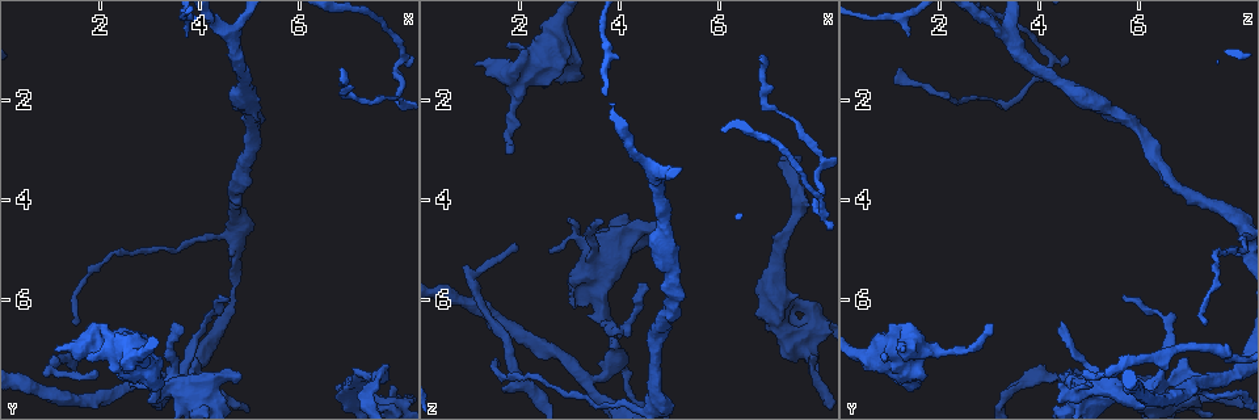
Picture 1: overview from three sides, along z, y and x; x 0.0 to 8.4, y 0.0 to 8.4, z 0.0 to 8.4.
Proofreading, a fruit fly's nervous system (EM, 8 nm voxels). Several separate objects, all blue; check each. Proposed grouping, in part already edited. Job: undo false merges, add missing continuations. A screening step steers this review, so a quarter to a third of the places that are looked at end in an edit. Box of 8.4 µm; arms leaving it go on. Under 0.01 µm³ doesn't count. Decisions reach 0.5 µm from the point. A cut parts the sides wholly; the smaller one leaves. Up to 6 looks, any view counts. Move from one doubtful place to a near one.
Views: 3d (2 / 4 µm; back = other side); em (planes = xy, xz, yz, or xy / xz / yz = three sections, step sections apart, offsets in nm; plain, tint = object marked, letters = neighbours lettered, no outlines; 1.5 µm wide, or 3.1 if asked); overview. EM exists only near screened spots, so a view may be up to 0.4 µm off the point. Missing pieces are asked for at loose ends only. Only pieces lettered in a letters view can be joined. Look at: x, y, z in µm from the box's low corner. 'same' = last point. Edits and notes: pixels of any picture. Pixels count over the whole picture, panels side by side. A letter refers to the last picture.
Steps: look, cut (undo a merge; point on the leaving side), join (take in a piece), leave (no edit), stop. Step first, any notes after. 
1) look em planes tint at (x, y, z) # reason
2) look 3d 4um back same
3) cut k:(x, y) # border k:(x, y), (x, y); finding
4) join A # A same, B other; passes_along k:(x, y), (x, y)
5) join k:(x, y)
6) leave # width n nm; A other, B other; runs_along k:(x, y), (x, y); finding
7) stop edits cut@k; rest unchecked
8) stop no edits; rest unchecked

look 3d 2um at (3.30, 7.80, 1.60)

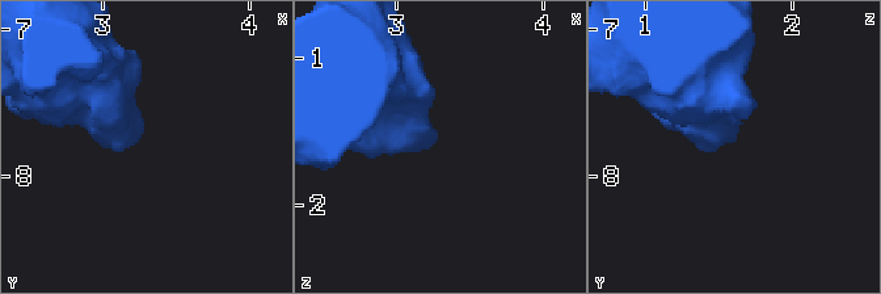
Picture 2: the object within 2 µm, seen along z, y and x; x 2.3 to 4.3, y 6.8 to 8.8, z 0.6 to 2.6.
look em planes letters at (3.26, 7.76, 1.62)

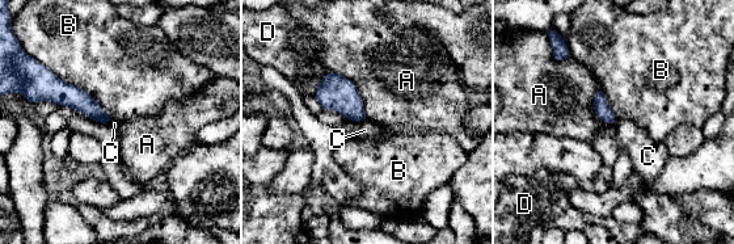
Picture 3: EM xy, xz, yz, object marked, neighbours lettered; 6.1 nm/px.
leave # A other, B other, C other, D other; border 3:(366, 118), (358, 122); none of them fits

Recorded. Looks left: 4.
look 3d 4um back at (1.85, 6.50, 3.10) # branch stops here

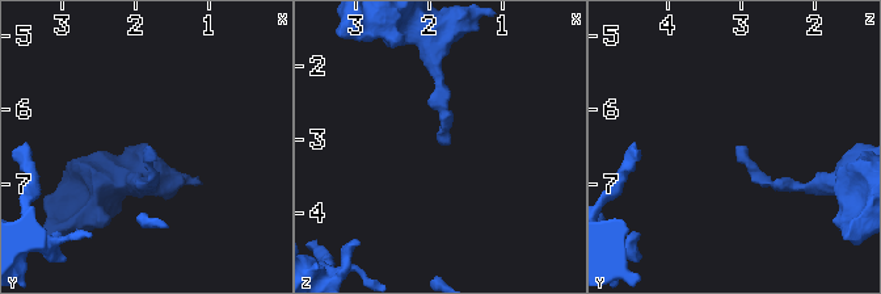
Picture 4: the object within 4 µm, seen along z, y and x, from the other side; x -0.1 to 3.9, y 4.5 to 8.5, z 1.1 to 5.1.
look em planes letters at (1.80, 6.50, 3.10)

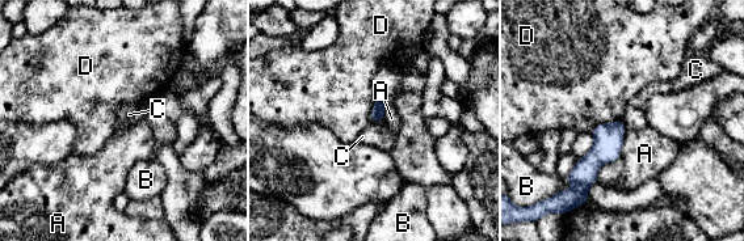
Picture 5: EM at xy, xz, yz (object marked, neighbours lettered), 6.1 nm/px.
leave # width 80 nm; A other, B other, C other, D other; border 5:(382, 119), (372, 122); none of them fits

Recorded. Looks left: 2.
look em planes letters at (1.75, 7.15, 0.95) # free end

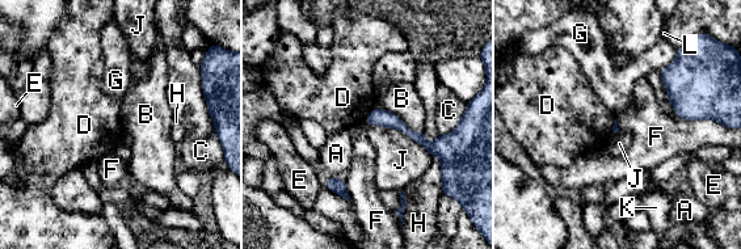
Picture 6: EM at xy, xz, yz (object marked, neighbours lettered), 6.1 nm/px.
leave # A other, B other, C other, D other, E other, F other, G other, H other, J other, K other, L other; no lettered piece goes on from it

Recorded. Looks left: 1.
stop no edits; rest unchecked

